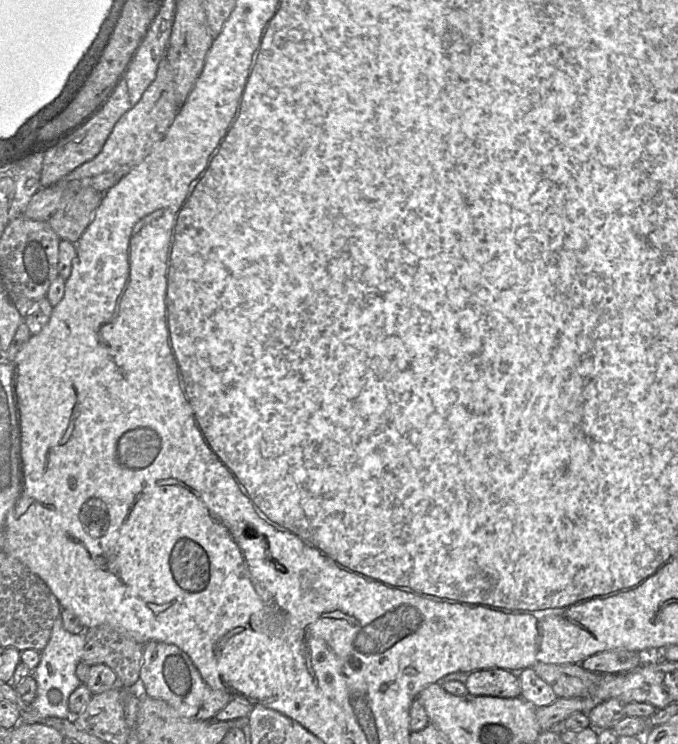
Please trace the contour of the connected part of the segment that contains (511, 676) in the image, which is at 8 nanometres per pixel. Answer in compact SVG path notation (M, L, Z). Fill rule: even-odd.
M484 669L469 673L465 686L470 695L504 698L521 696L518 674L505 669Z

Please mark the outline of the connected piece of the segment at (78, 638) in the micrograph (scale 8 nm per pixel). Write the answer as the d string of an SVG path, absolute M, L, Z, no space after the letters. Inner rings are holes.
M61 615L53 623L50 639L41 651L40 662L31 675L37 683L35 699L27 705L27 710L20 714L20 722L34 724L46 717L70 718L68 700L81 681L76 675L76 667L81 662L85 646L85 631L71 634L63 627Z

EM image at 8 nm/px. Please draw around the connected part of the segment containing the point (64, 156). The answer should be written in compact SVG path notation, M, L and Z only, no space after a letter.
M125 79L119 85L104 109L91 122L45 153L40 180L41 187L44 188L56 184L76 168L94 159L101 152L117 122L133 106L134 105L131 105L128 86Z

